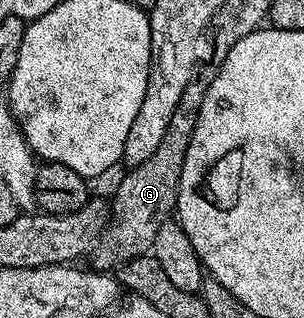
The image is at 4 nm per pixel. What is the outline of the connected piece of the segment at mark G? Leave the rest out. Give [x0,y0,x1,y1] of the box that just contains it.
[90,83,206,272]

